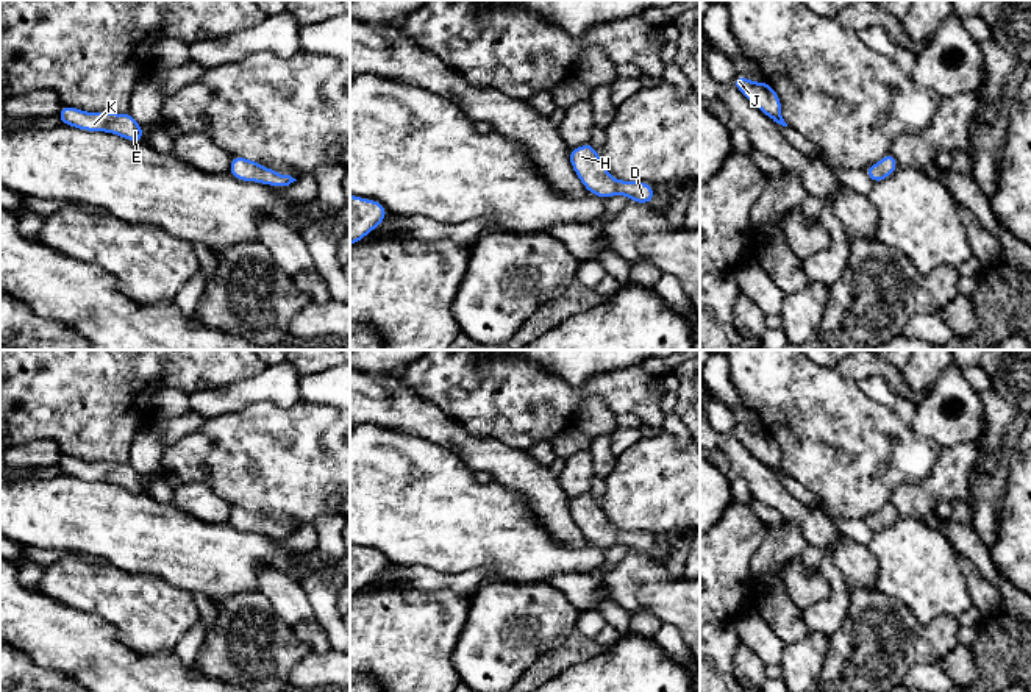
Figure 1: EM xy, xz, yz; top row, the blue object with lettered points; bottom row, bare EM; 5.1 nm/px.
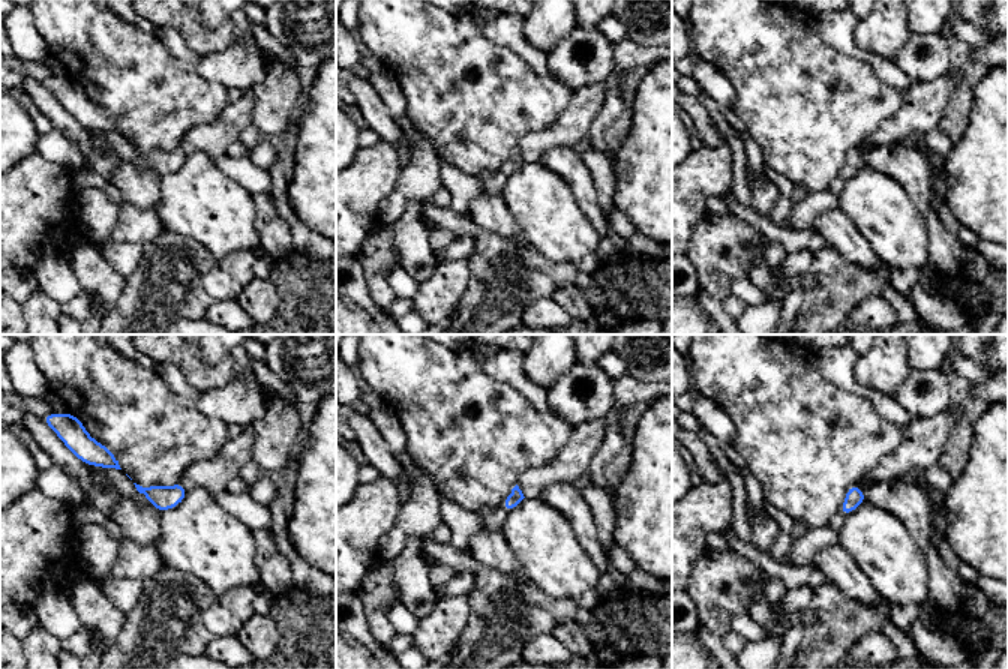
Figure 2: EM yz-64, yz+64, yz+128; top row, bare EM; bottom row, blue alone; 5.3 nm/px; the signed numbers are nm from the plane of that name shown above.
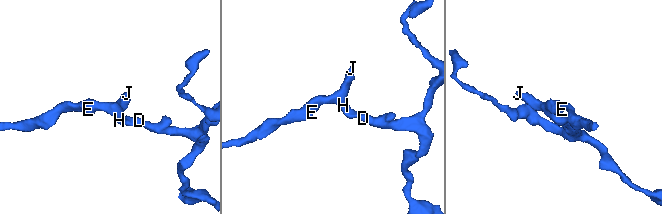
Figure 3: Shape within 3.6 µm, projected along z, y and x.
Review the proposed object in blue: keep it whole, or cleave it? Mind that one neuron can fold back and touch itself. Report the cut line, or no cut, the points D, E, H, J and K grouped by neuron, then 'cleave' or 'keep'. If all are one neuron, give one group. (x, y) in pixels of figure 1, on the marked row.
cut none; groups D E H J K; keep

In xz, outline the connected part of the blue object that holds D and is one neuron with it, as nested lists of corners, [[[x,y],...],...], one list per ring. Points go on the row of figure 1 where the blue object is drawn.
[[[590,142],[570,150],[569,159],[583,186],[594,195],[605,200],[615,194],[626,195],[631,202],[642,205],[655,200],[653,186],[614,180]]]

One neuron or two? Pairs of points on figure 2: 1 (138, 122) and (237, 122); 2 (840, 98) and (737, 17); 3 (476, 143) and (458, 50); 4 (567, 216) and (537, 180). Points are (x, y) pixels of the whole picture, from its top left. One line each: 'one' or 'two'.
1: two
2: one
3: one
4: one

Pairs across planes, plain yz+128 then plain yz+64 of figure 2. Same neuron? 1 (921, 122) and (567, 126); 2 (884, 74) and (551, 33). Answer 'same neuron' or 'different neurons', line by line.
1: same neuron
2: different neurons

